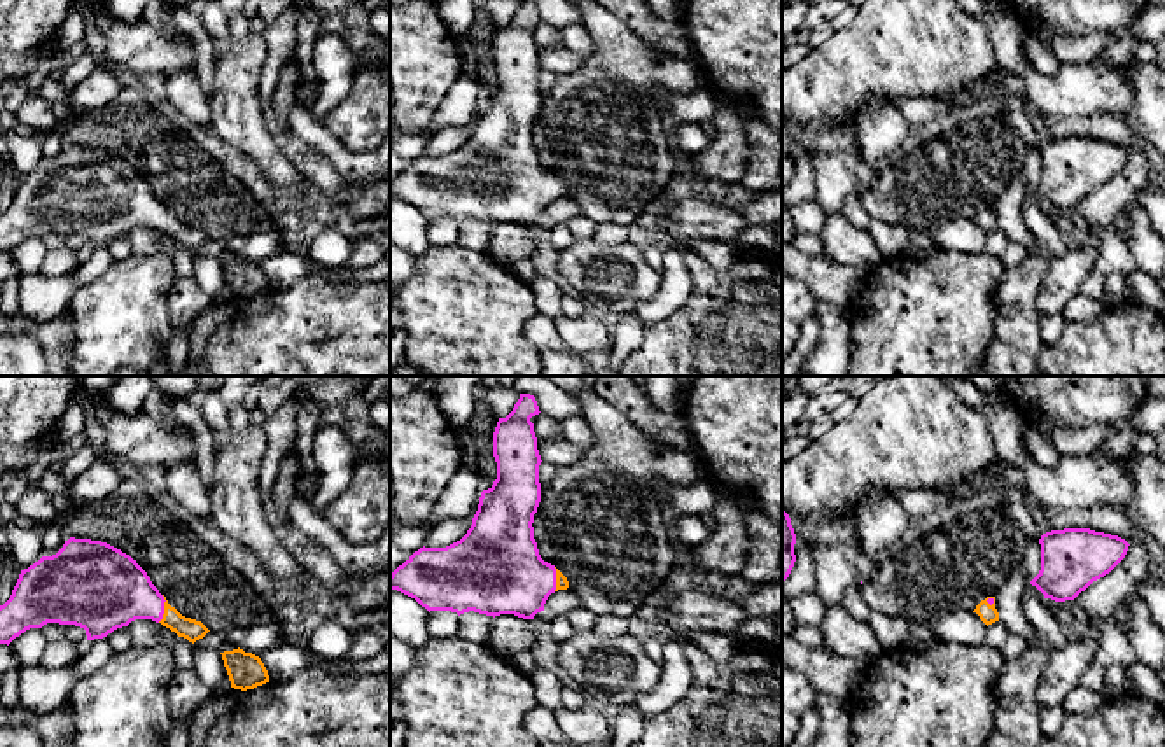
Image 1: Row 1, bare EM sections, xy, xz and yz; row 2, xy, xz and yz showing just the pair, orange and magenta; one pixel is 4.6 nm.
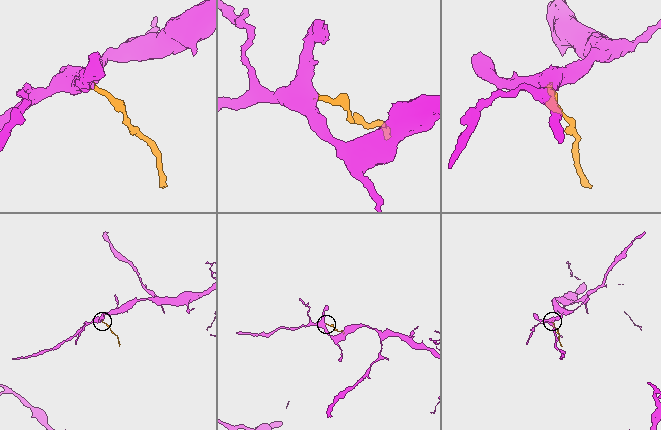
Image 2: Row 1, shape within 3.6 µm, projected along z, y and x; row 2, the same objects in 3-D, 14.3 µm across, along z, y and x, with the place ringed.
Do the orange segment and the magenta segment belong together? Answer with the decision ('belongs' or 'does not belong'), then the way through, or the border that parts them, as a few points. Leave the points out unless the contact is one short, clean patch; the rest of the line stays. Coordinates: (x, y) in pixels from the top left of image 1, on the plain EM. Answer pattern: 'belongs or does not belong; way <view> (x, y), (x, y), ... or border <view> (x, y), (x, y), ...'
belongs; way xy (193, 238), (182, 235), (165, 217), (114, 198)

